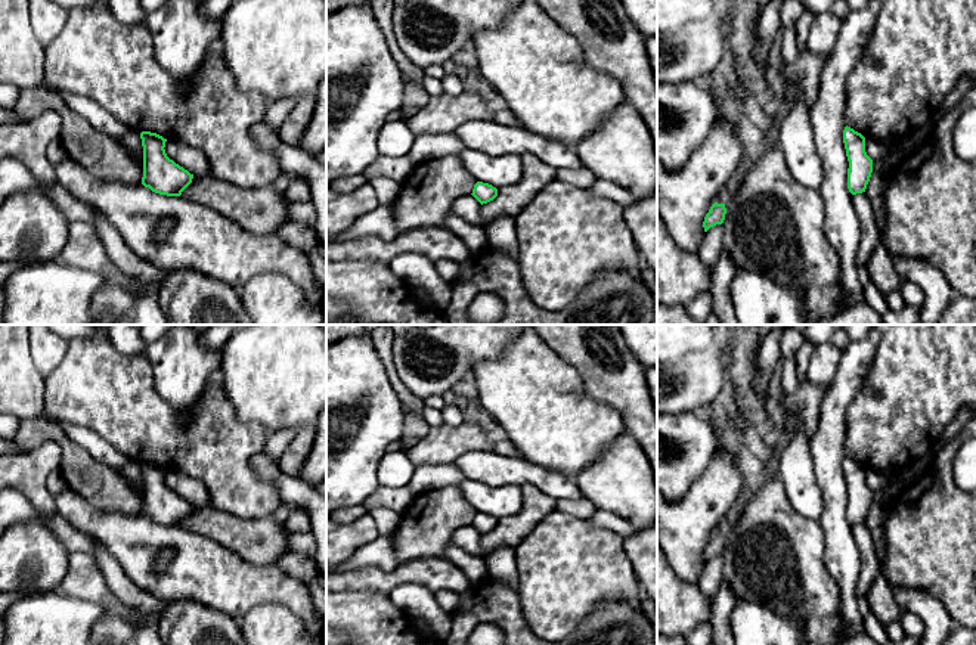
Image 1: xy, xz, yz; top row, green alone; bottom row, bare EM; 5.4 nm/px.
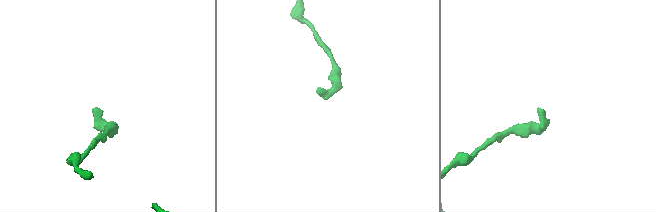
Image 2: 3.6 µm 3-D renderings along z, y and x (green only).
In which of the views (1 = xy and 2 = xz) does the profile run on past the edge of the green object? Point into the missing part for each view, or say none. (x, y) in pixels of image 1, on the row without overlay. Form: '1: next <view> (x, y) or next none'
1: next none
2: next none

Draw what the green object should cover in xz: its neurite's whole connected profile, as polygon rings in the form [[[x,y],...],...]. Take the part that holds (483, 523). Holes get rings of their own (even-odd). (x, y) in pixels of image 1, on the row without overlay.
[[[477,512],[471,525],[483,536],[498,527],[498,520],[489,514]]]

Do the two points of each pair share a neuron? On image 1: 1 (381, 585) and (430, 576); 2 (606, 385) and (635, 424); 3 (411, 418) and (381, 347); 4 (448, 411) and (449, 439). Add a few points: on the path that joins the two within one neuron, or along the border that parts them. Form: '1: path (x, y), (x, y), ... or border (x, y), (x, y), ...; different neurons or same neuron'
1: path (393, 579), (400, 574), (418, 574); same neuron
2: path (614, 394), (635, 415); same neuron
3: border (403, 403), (423, 419); different neurons
4: border (464, 419), (456, 425), (445, 424); different neurons

